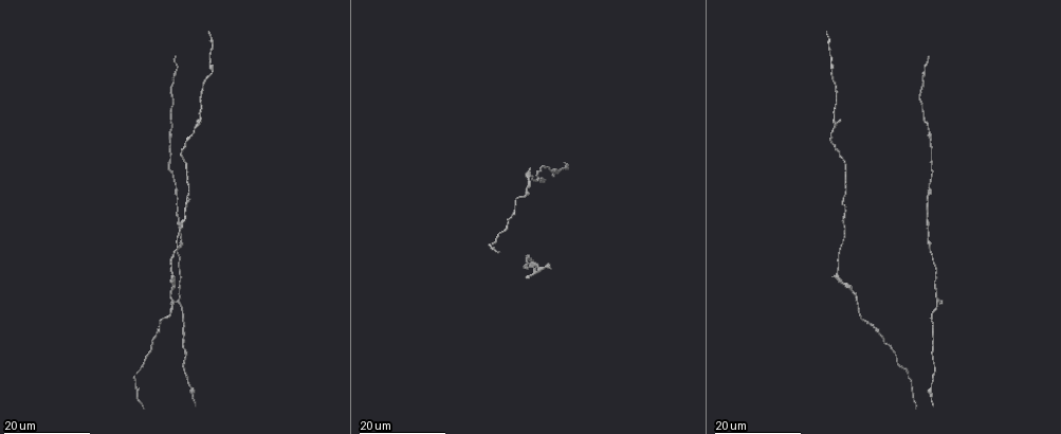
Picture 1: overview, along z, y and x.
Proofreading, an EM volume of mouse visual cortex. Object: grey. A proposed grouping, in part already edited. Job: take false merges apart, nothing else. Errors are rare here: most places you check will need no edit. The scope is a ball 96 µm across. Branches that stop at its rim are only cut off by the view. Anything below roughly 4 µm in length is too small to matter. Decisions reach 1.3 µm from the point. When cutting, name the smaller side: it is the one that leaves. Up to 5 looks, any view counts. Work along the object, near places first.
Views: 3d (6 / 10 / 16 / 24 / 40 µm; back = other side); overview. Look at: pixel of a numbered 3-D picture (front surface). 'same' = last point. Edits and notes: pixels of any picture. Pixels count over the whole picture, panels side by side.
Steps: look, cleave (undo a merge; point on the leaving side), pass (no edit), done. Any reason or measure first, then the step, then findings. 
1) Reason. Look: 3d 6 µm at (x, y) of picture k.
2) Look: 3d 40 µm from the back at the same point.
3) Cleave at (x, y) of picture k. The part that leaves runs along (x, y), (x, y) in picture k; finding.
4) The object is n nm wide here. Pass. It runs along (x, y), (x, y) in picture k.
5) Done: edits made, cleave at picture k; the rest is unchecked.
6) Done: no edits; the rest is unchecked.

Thick turns thin. Look: 3d 24 µm at (929, 133) of picture 1.

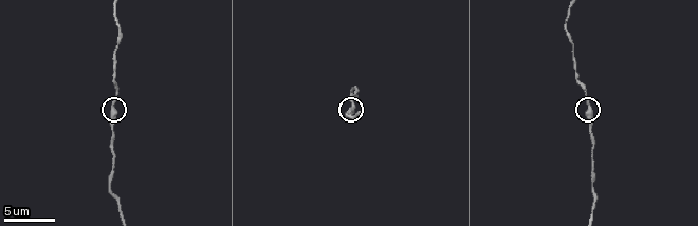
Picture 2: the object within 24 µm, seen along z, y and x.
Look: 3d 6 µm at (588, 103) of picture 2.

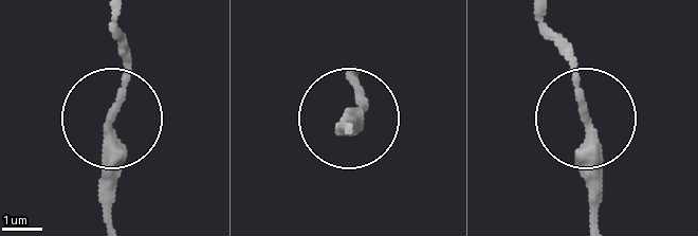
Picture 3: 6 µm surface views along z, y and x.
Pass. It runs along (111, 213), (122, 35) in picture 3; one neuron here.

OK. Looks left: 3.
Thick turns thin. Look: 3d 16 µm at (930, 187) of picture 1.

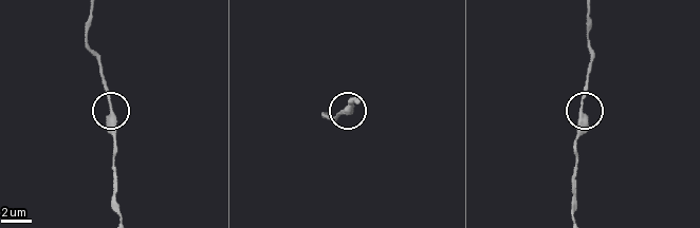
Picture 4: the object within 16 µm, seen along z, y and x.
Look: 3d 10 µm at (110, 110) of picture 4.

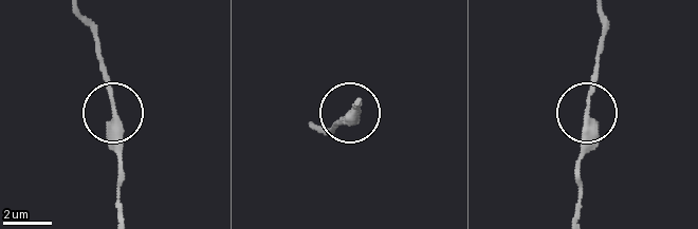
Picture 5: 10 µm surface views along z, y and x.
Other side. Look: 3d 10 µm from the back at (115, 114) of picture 5.

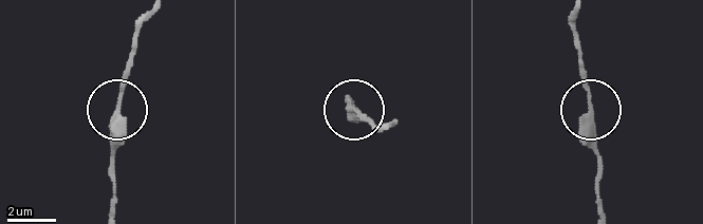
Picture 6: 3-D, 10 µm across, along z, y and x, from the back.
The object is 300 nm wide here. Pass. It runs along (596, 209), (596, 131), (578, 41) in picture 6; continuous, no second neuron.

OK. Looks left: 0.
Done: no edits; the rest is unchecked.

